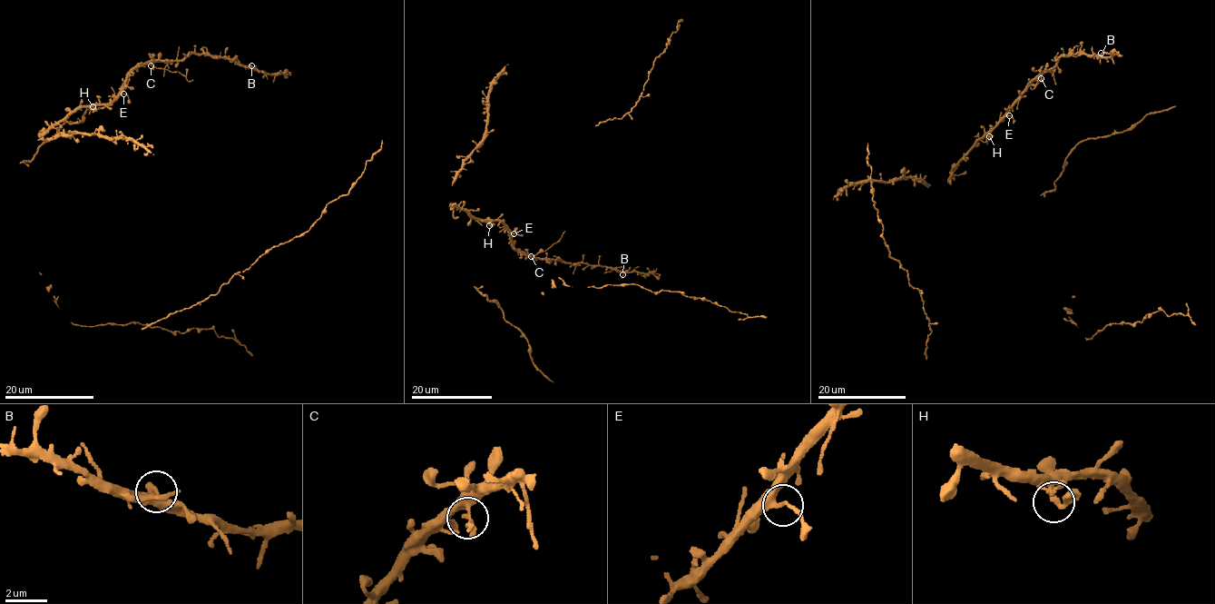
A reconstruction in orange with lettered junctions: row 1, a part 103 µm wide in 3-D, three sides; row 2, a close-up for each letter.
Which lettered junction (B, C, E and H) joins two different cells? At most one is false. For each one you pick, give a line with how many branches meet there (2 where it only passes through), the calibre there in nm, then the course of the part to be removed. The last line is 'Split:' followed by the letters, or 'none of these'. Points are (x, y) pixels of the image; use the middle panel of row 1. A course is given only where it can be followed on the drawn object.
C: Branches: 2. Thickness 280 nm. Course of the part to remove: (531, 255), (545, 251), (560, 239), (564, 231)
Split: C

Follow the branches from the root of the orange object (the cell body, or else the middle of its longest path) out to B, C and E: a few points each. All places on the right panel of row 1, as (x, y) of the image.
B: (950, 179), (962, 157), (976, 141), (989, 133), (1032, 81), (1055, 67), (1061, 57), (1067, 54), (1101, 53)
C: (950, 179), (962, 157), (976, 141), (989, 133), (1032, 81), (1040, 77)
E: (950, 179), (962, 157), (976, 141), (1009, 115)

